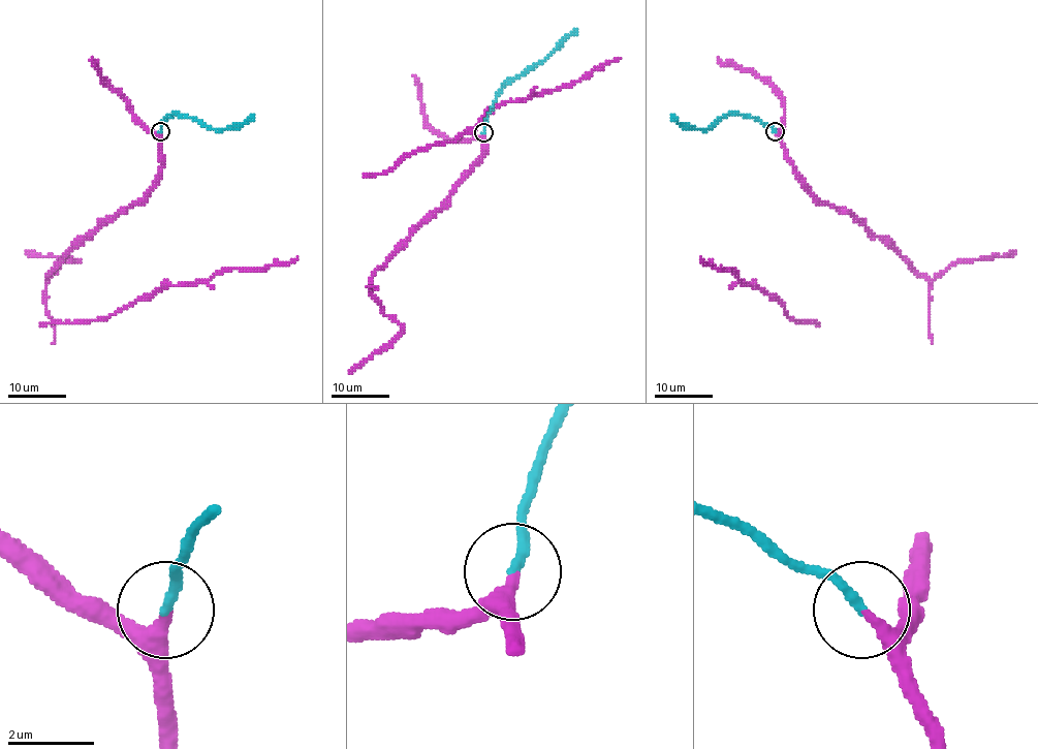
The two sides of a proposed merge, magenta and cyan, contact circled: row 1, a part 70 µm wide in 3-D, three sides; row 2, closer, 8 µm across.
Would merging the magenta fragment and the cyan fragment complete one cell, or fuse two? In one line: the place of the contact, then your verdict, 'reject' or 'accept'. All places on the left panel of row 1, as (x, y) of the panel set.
(160, 131) | accept

